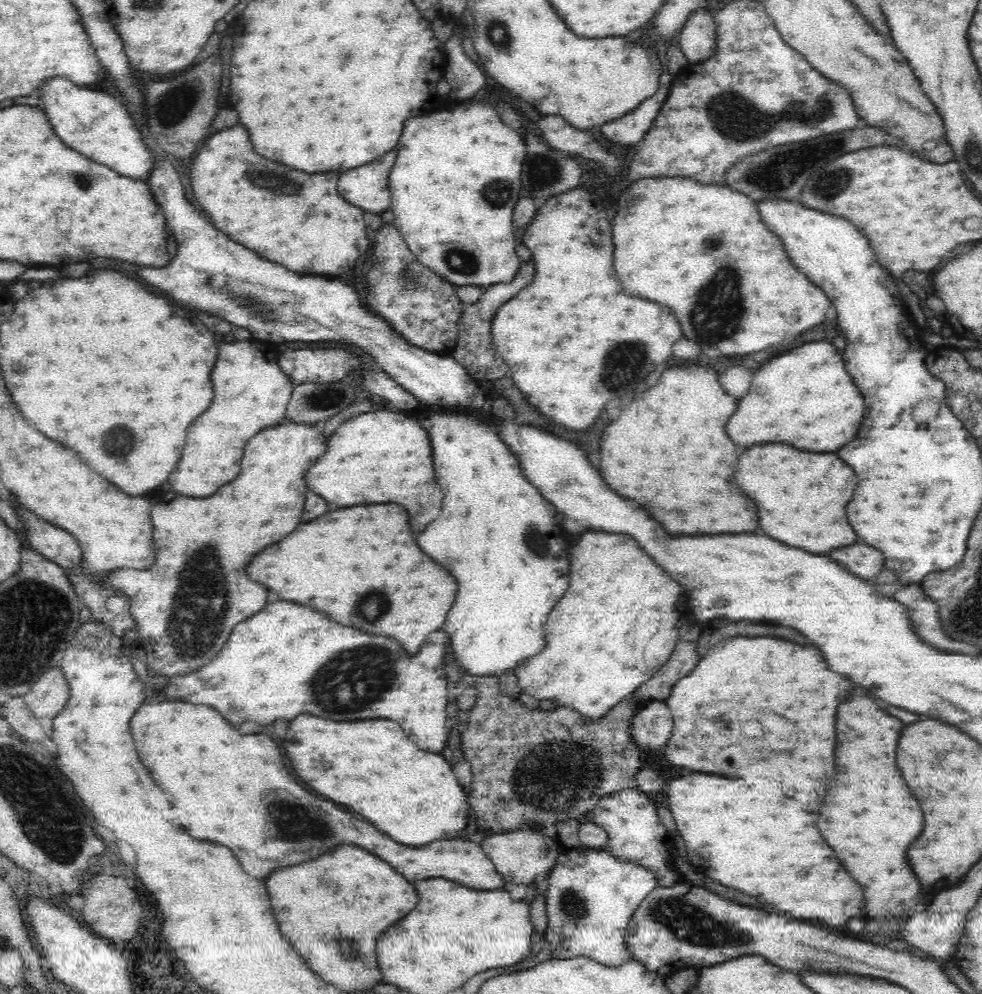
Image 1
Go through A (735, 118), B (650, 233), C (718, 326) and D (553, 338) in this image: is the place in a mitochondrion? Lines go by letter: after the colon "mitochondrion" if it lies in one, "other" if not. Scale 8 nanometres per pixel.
A: mitochondrion
B: other
C: mitochondrion
D: other

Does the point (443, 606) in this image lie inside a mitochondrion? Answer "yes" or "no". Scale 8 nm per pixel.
no

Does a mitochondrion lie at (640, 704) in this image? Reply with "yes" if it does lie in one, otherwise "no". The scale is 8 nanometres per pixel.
no

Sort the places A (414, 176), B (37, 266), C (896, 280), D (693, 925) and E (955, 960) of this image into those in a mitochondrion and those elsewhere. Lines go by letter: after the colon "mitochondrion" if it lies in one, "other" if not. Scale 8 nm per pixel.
A: other
B: other
C: other
D: mitochondrion
E: other

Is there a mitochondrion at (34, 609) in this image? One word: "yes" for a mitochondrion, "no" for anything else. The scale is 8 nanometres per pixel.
yes

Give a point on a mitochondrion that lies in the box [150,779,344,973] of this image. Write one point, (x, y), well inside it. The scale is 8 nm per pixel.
(291, 829)

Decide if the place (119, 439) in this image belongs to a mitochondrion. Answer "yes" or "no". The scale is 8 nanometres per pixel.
yes

